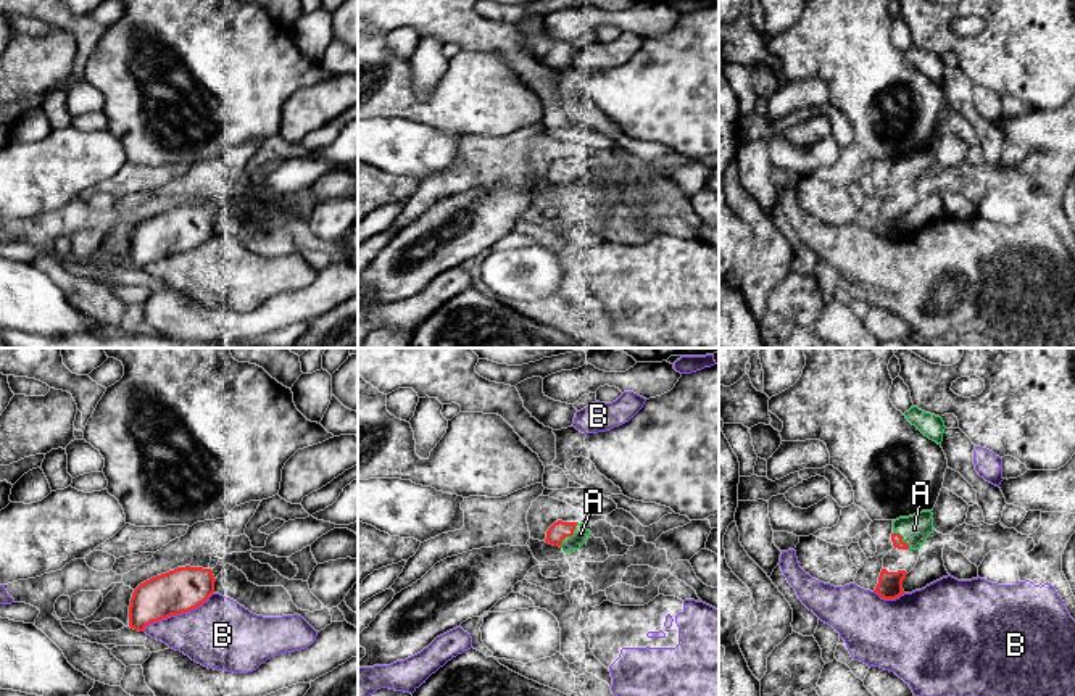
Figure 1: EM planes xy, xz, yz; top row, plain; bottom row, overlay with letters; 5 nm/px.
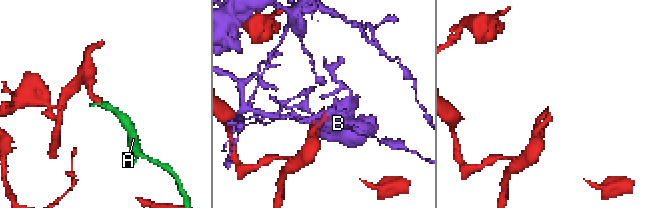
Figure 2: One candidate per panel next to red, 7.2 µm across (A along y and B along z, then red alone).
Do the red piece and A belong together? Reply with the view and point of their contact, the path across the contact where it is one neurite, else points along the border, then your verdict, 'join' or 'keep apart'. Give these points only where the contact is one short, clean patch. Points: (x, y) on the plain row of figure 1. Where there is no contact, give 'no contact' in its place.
meets red in xz at (569, 174); join

